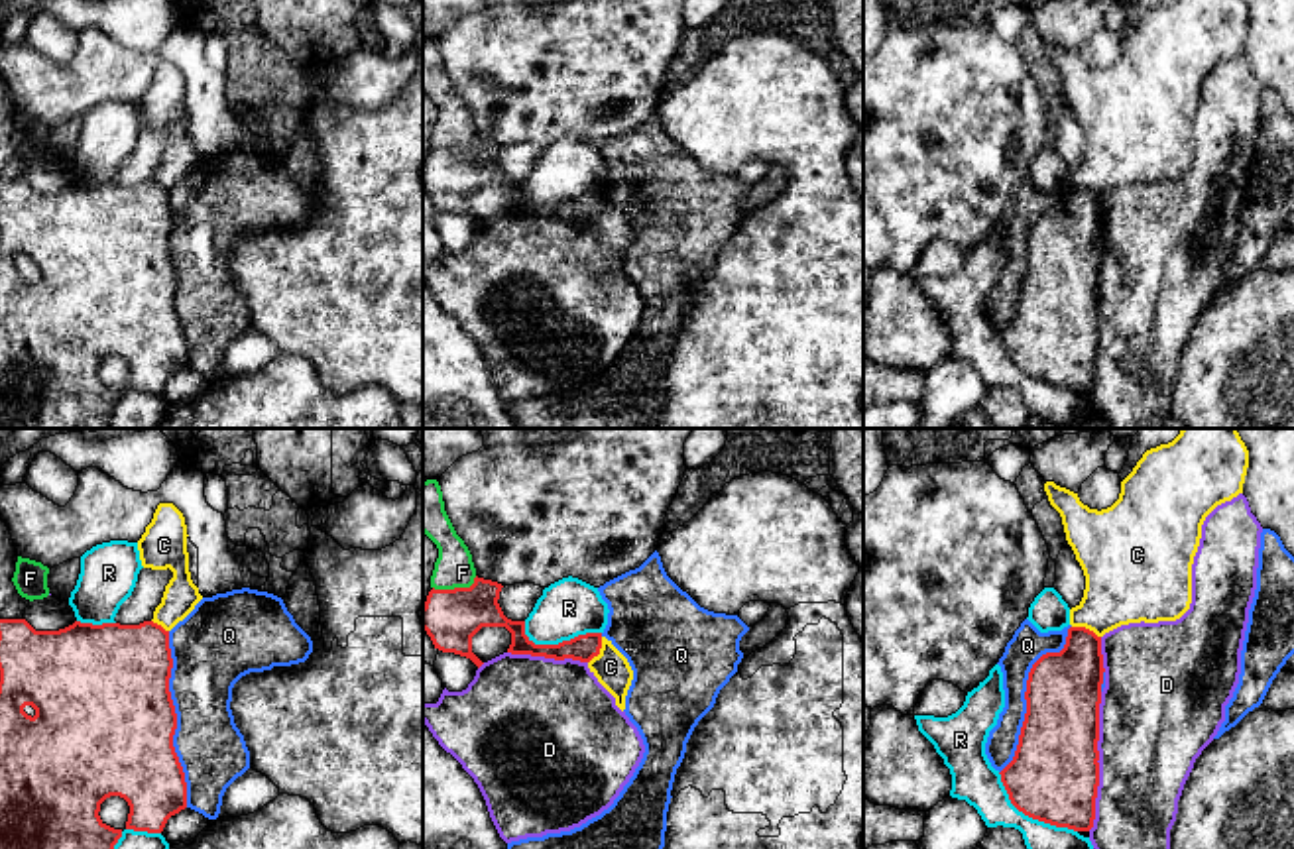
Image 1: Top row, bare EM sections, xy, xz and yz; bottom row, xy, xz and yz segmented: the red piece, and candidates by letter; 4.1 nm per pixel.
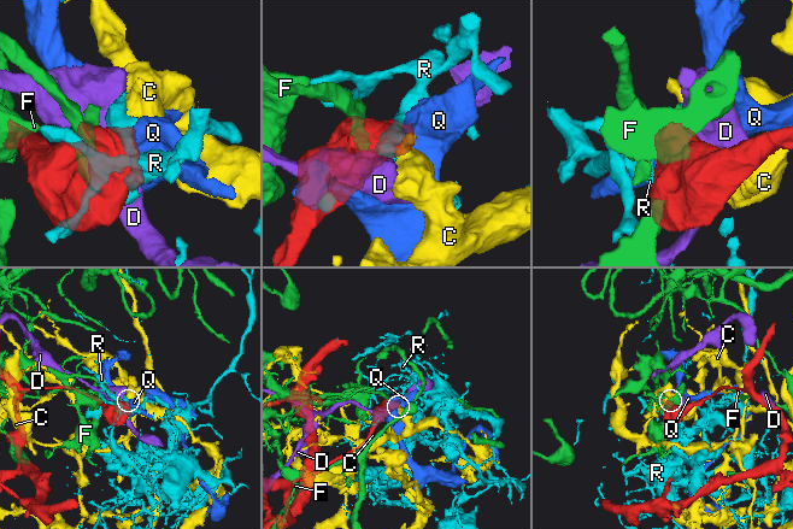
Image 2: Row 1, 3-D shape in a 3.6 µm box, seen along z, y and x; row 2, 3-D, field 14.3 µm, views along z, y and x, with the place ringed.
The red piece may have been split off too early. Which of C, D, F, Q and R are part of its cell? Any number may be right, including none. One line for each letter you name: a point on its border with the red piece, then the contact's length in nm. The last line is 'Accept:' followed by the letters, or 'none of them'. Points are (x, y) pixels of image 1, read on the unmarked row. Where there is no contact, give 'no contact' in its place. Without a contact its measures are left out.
Accept: none of them

